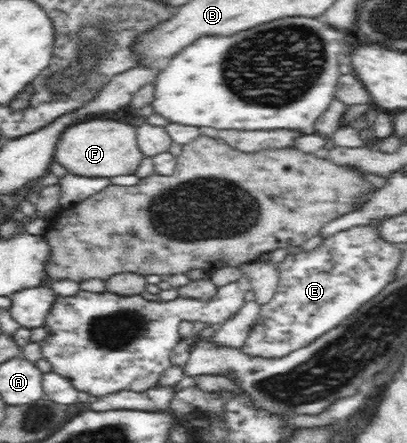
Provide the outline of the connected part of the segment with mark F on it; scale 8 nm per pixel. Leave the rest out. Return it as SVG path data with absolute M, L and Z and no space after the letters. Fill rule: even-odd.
M91 119L67 127L57 142L53 162L61 164L72 175L89 178L108 178L135 174L141 162L141 150L135 140L135 126L113 122L111 119Z

